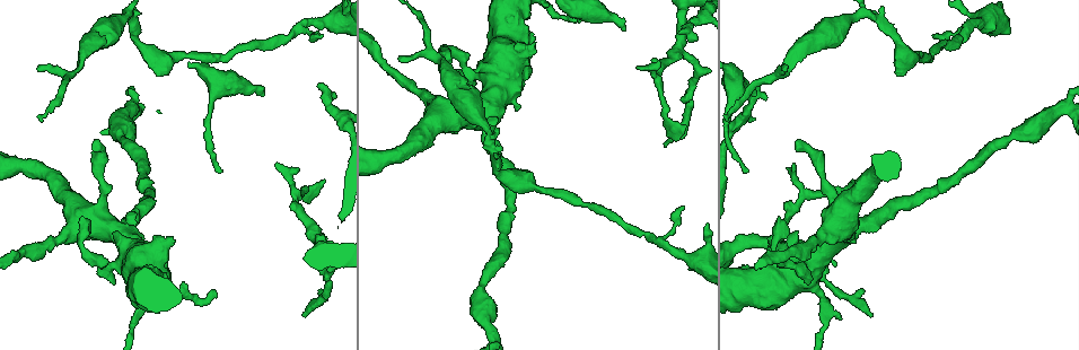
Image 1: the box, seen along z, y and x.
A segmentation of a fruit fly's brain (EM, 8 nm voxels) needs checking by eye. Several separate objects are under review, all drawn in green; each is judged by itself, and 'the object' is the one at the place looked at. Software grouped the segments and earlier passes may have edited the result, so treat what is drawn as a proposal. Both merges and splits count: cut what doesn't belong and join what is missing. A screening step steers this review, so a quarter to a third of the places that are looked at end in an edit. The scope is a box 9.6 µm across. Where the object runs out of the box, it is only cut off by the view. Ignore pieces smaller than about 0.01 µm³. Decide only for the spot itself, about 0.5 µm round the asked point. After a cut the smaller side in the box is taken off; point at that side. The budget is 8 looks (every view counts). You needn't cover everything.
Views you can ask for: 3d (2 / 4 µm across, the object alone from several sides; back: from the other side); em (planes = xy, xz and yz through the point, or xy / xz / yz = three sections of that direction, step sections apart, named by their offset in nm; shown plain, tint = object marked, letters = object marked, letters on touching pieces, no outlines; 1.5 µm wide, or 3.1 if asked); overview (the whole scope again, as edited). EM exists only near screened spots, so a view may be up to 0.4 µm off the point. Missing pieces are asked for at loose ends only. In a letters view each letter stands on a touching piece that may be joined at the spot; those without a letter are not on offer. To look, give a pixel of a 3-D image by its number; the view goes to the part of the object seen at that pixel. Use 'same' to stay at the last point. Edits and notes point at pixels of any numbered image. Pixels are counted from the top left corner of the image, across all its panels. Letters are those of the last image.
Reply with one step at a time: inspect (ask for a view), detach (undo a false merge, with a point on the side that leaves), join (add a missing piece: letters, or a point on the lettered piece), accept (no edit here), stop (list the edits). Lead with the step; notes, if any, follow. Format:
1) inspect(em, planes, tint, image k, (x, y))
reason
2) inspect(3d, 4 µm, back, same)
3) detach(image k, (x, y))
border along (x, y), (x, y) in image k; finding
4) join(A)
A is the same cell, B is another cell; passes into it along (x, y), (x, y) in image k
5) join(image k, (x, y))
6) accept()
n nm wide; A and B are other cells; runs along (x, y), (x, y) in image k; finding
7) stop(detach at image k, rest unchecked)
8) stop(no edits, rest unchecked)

inspect(3d, 4 µm, back, image 1, (793, 166))
tapers out

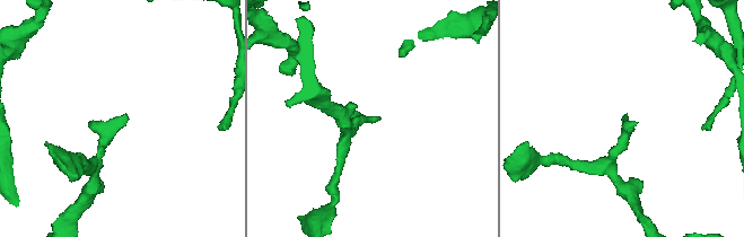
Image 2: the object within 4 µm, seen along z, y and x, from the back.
inspect(em, planes, letters, image 2, (127, 114))
shape alone is not enough

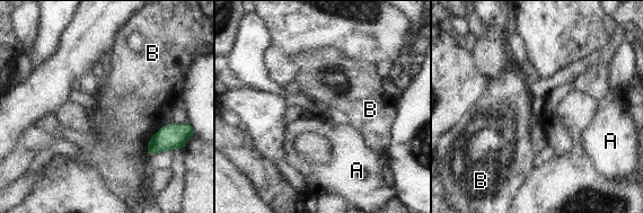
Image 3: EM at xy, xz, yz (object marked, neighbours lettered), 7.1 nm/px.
accept()
A and B are other cells; border along (165, 124), (151, 136), (147, 156) in image 3; no lettered piece goes on from it

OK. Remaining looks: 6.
inspect(em, planes, tint, image 1, (186, 57))
a narrow waist

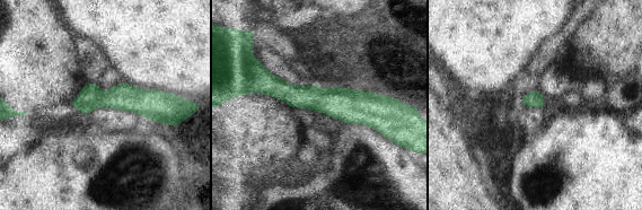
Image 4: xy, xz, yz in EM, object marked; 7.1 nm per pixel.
inspect(em, planes, letters, same)
see the neighbours

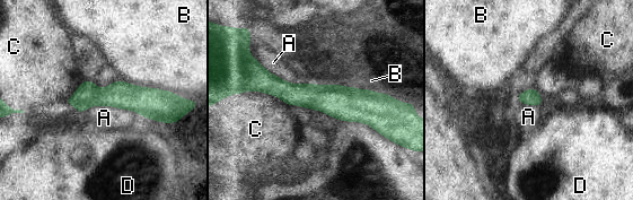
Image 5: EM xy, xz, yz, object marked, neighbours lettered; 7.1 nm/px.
accept()
A, B, C and D are other cells; runs along (251, 84), (384, 106) in image 5; continuous, no second neuron

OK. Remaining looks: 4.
inspect(em, xy, step 4, letters, image 1, (798, 145))
an open end

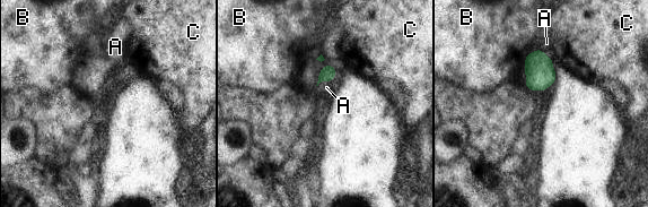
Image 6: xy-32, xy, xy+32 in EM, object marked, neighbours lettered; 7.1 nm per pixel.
inspect(em, planes, letters, same)
cut it another way

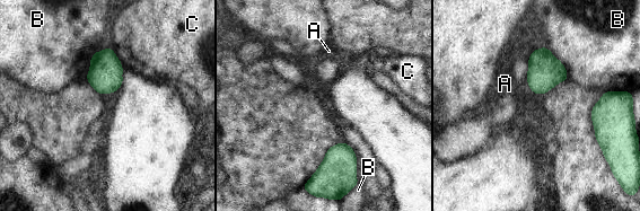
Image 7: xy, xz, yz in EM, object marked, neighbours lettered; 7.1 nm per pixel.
accept()
A, B and C are other cells; border along (533, 50), (527, 60) in image 7; none of them fits

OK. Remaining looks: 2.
stop(no edits, rest unchecked)

